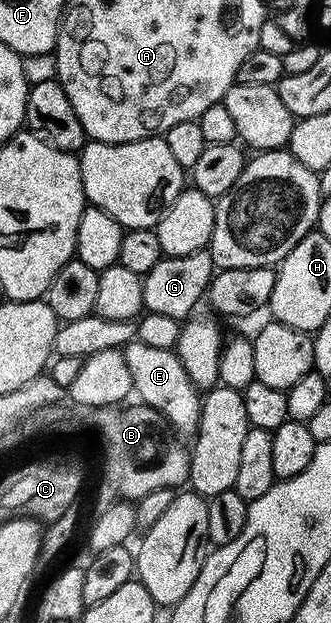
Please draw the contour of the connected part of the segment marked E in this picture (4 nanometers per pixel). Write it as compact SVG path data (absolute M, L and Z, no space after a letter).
M134 339L122 350L133 381L133 391L144 404L158 411L160 416L183 435L194 436L200 421L202 398L184 363L173 349L157 349Z

